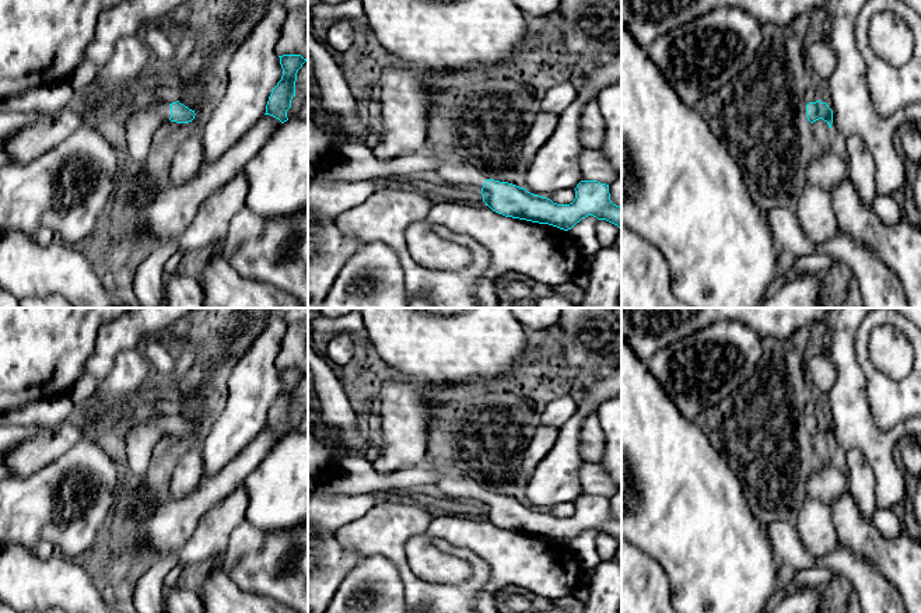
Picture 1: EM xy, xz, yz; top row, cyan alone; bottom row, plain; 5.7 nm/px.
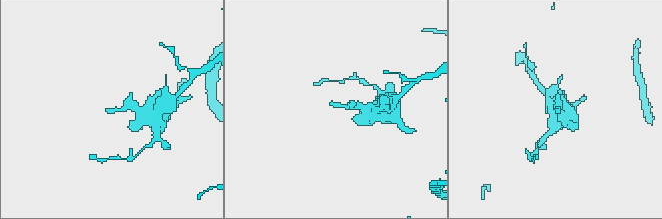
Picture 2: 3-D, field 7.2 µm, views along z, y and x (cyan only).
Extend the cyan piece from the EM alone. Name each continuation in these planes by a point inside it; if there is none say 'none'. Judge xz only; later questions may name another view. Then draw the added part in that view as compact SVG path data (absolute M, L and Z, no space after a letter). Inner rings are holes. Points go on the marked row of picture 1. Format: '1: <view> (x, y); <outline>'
1: xz (454, 174); M426 146L419 148L417 153L441 161L434 179L442 189L448 192L481 192L487 178L460 157L449 153L437 153Z

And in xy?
1: xy (142, 122); M136 99L120 115L120 139L126 155L139 164L144 164L153 154L154 143L162 127L169 122L171 105Z

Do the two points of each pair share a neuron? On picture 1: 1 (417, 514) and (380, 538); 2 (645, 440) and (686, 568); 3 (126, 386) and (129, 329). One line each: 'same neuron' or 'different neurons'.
1: same neuron
2: same neuron
3: different neurons

